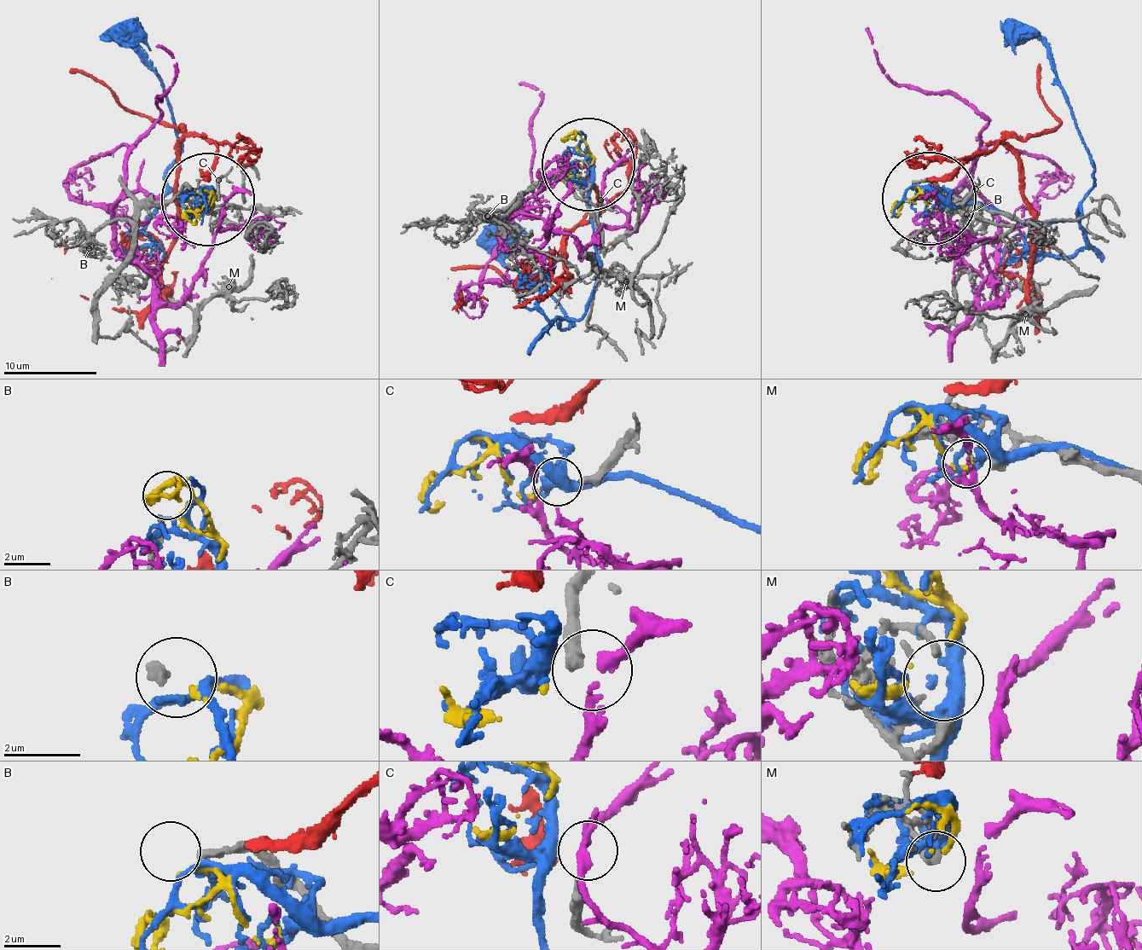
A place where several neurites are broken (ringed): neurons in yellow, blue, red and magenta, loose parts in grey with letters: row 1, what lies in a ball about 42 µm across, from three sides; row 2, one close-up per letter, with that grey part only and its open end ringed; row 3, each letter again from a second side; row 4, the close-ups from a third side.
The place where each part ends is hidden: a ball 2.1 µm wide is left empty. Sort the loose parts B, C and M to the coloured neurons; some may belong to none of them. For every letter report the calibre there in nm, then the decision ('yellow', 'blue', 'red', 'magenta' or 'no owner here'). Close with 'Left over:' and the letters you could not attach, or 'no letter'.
B: 280 nm | no owner here
C: 320 nm | magenta
M: 360 nm | yellow
Left over: B

